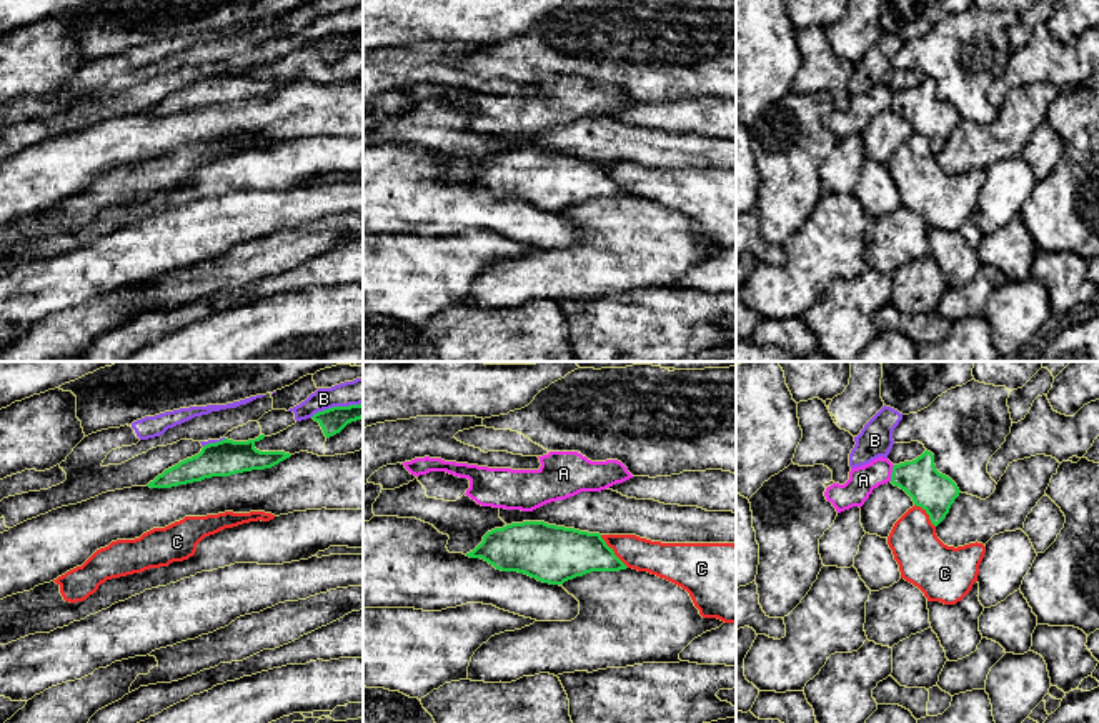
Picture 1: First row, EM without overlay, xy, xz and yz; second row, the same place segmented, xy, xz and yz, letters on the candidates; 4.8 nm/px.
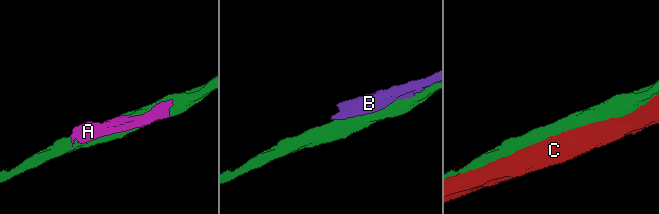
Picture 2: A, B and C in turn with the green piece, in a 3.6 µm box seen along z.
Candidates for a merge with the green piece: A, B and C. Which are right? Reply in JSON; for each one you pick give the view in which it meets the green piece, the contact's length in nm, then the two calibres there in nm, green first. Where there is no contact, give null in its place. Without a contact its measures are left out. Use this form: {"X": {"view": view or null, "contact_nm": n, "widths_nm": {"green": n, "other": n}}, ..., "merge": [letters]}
{"merge": []}

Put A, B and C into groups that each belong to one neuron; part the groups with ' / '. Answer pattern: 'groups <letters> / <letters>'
groups A / B / C

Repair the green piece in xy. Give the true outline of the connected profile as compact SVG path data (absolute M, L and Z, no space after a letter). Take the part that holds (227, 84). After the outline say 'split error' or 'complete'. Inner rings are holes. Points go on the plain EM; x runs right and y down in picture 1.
M260 62L248 68L221 67L208 70L201 78L191 85L180 88L178 92L165 97L147 113L150 115L172 115L193 108L201 108L211 103L230 103L235 100L265 97L290 85L285 78L260 78L255 70L263 67Z | complete

